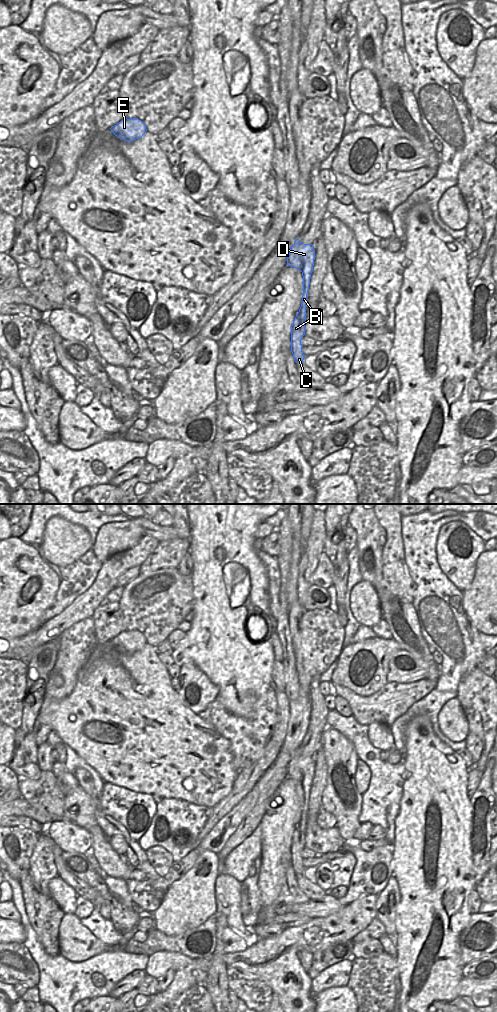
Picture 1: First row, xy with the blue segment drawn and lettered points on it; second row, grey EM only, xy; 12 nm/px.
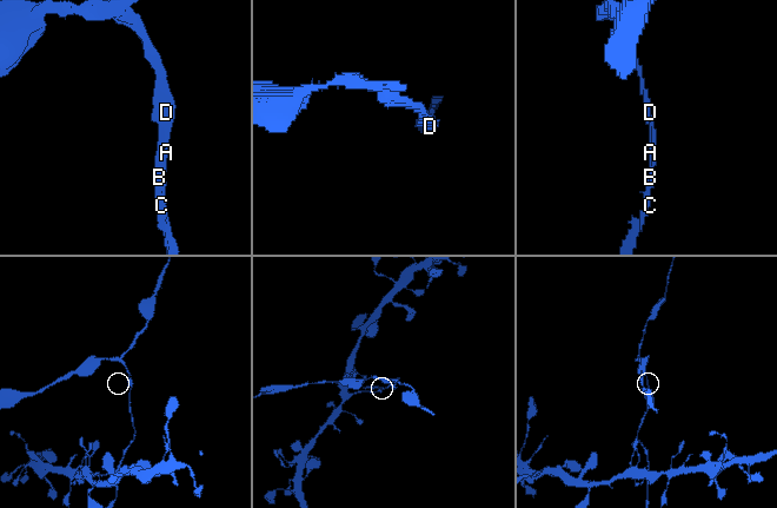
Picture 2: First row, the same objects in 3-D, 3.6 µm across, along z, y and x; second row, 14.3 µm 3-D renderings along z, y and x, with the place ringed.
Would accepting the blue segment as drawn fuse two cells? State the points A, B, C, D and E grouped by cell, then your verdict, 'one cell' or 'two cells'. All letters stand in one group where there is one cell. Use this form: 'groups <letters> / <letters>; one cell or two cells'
groups A B C / D E; two cells

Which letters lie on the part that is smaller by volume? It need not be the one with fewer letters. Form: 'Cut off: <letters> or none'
Cut off: D, E

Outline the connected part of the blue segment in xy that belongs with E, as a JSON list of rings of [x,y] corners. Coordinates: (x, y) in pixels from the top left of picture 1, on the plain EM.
[[[126,630],[112,638],[110,641],[115,648],[125,653],[140,651],[147,643],[145,636],[138,630]]]

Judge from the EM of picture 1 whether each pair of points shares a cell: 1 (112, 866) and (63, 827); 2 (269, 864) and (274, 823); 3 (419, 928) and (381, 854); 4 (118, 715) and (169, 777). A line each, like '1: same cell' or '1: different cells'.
1: different cells
2: same cell
3: different cells
4: same cell

